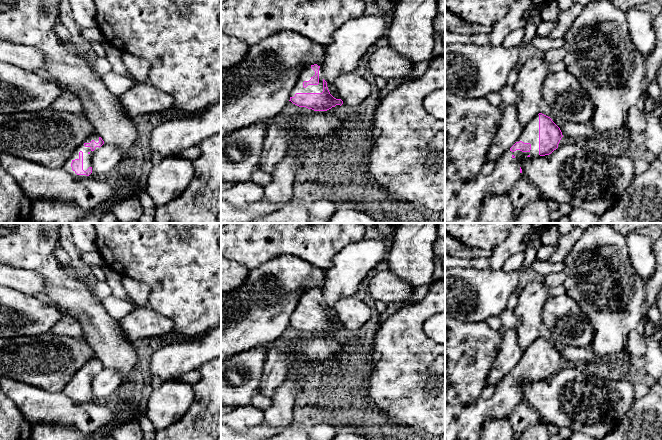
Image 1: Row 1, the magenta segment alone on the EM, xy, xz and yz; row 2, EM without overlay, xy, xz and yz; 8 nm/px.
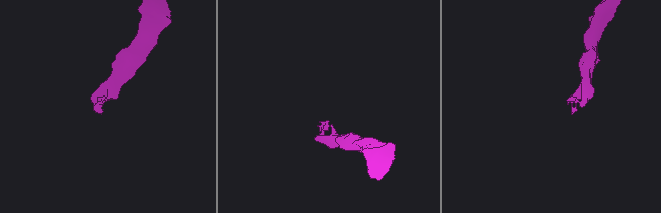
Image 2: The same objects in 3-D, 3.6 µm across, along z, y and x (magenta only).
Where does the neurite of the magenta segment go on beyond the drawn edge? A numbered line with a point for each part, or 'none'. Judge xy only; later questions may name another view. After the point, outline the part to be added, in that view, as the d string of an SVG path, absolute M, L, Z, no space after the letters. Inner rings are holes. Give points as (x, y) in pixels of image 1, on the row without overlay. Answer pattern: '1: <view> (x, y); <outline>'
1: xy (87, 382); M91 359L87 363L85 363L71 378L71 380L67 383L65 386L63 393L67 395L71 400L73 400L76 403L93 403L97 402L94 395L92 394L92 397L89 400L86 399L77 399L75 395L72 394L71 387L75 383L79 383L79 376L83 376L83 394L86 395L89 391L92 391L92 382L94 377L99 373L99 371L96 371L94 375L91 374L90 371L85 371L85 367L90 367L92 364L94 364L96 367L99 366L99 359Z

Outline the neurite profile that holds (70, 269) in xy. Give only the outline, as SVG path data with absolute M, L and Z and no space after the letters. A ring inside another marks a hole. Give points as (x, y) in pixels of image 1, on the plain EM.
M60 263L62 268L67 272L68 275L83 280L83 277L77 272L77 270L71 264Z

